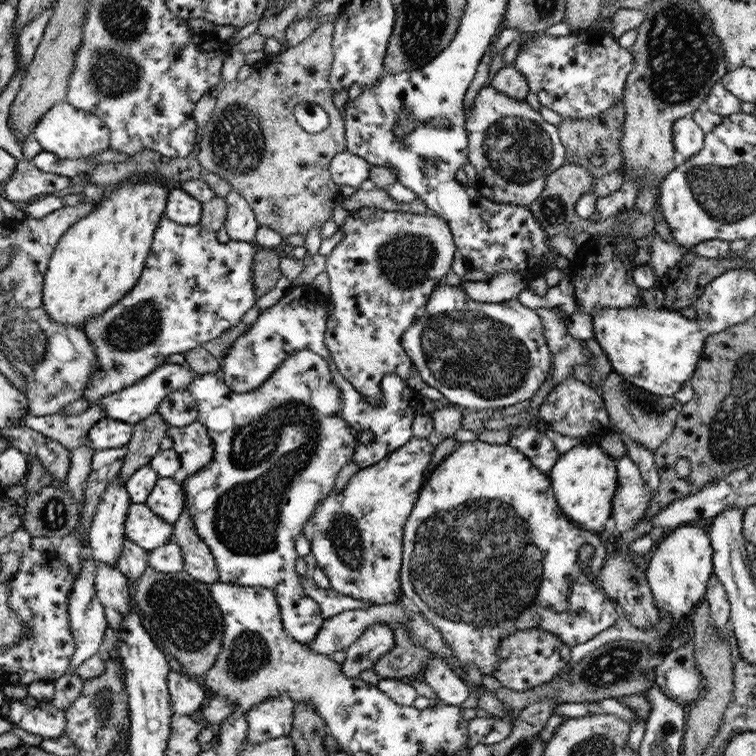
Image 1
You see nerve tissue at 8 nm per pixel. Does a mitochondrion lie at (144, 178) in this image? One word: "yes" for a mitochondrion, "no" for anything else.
no

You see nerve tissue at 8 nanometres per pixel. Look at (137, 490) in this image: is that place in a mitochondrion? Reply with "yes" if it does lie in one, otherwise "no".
no

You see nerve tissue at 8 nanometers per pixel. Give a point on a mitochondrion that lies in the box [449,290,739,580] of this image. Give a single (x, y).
(646, 407)

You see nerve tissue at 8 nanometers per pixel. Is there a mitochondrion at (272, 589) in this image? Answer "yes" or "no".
no

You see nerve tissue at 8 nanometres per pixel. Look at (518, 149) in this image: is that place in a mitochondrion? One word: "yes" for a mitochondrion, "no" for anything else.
yes

